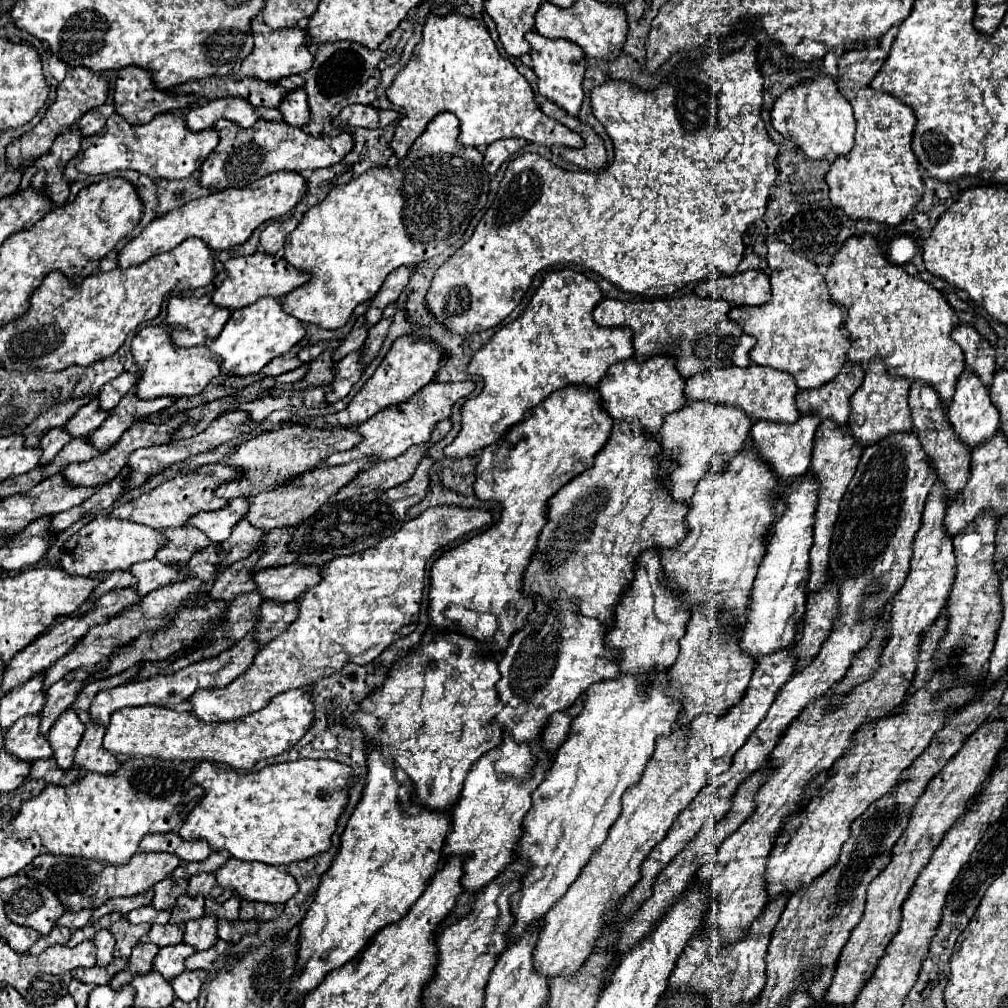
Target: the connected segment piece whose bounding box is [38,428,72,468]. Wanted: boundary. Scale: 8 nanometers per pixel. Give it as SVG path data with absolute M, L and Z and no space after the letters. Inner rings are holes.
M52 428L48 434L42 436L40 440L40 448L42 448L42 456L40 456L40 468L46 466L60 450L62 446L66 446L72 438L62 430L62 428Z

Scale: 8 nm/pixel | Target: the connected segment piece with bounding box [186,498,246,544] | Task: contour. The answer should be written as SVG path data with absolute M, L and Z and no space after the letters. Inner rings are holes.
M232 498L228 502L228 506L214 510L214 512L198 512L194 514L186 526L198 528L200 532L204 532L214 544L224 542L230 532L232 526L242 518L242 512L246 512L246 500L244 498Z

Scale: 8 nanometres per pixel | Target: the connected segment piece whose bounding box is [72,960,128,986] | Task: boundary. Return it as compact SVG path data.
M114 960L114 964L110 964L110 968L98 968L98 966L94 966L94 968L78 968L78 970L74 970L72 972L72 976L76 978L76 980L80 980L80 982L84 982L84 984L96 984L96 986L100 986L100 984L110 984L110 980L122 970L122 968L126 968L128 966L128 960Z

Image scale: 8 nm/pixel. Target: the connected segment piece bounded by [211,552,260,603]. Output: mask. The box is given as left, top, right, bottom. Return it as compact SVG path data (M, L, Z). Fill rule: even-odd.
M252 552L248 558L238 560L228 568L224 568L222 572L218 572L211 590L214 601L232 602L240 594L254 590L254 584L250 584L250 576L252 576L250 570L258 562L258 558L260 558L260 552Z

